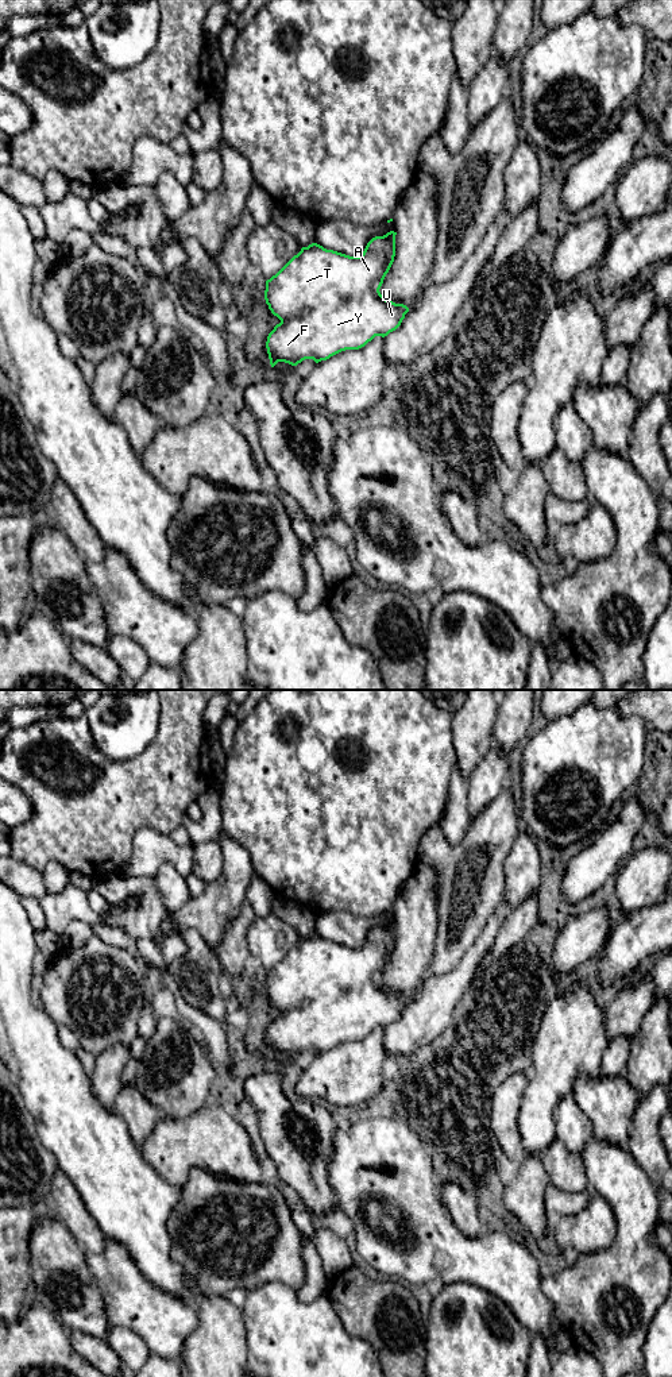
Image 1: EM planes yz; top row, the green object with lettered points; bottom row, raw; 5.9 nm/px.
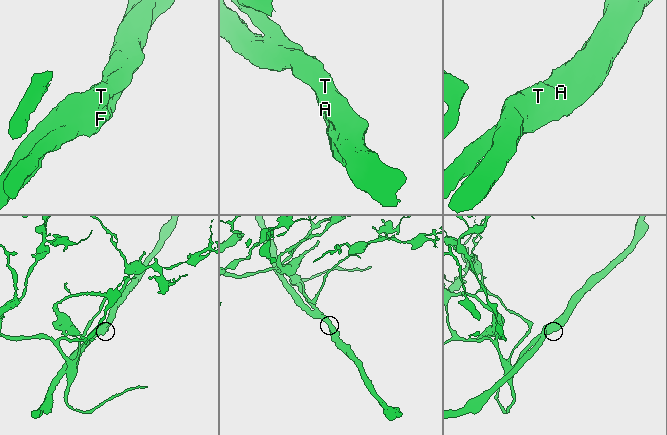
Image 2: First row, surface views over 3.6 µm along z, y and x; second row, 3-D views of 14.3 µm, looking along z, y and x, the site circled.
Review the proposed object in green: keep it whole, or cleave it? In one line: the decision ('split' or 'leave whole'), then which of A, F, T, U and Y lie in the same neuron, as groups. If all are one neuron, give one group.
leave whole; A F T U Y

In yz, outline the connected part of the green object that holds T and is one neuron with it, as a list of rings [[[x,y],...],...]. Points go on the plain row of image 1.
[[[390,922],[372,929],[360,948],[312,934],[266,972],[266,995],[281,1011],[266,1033],[271,1058],[278,1053],[297,1057],[305,1050],[318,1054],[341,1042],[359,1041],[375,1027],[385,1029],[401,1017],[409,999],[386,991],[379,983],[394,953],[395,926]]]

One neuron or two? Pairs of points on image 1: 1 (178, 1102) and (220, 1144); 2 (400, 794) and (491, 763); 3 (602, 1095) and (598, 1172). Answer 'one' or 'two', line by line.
1: two
2: two
3: two

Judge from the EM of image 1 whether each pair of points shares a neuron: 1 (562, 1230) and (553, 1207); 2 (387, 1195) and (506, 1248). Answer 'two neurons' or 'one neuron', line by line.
1: two neurons
2: one neuron

